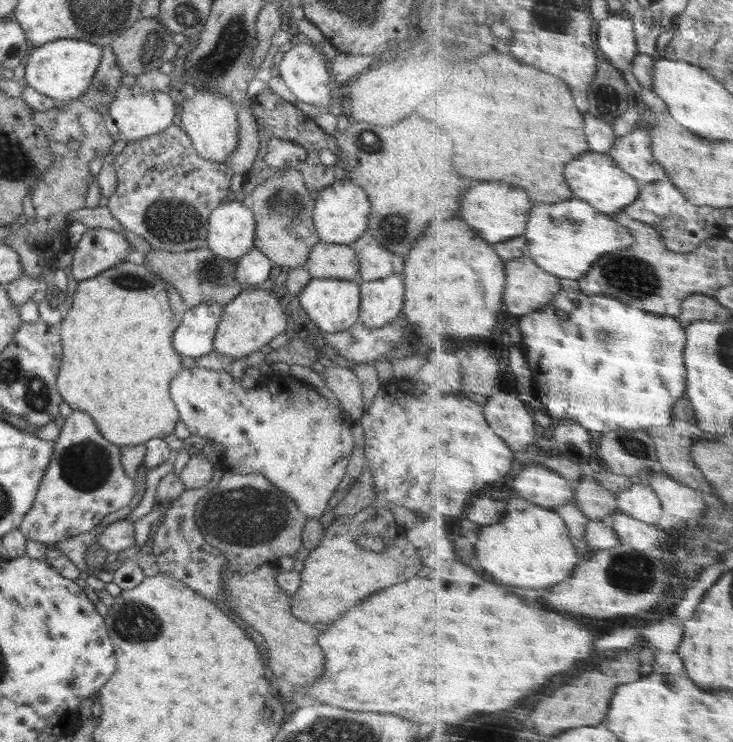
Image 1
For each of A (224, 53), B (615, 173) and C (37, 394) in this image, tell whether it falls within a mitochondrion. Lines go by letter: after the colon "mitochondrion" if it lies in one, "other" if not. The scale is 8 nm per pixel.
A: mitochondrion
B: other
C: mitochondrion

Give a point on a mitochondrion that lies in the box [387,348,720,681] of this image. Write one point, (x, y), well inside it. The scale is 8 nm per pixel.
(628, 571)

